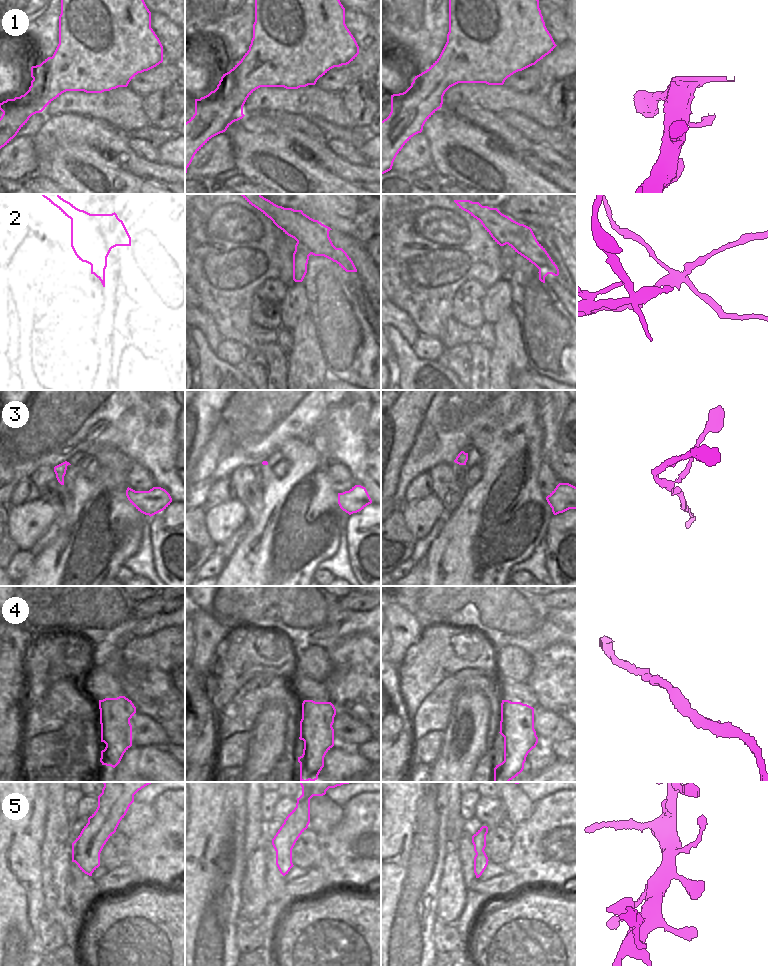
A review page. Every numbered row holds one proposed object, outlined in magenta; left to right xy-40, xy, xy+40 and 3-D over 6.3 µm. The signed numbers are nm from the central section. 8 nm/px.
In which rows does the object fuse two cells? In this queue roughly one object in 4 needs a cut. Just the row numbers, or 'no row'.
2

